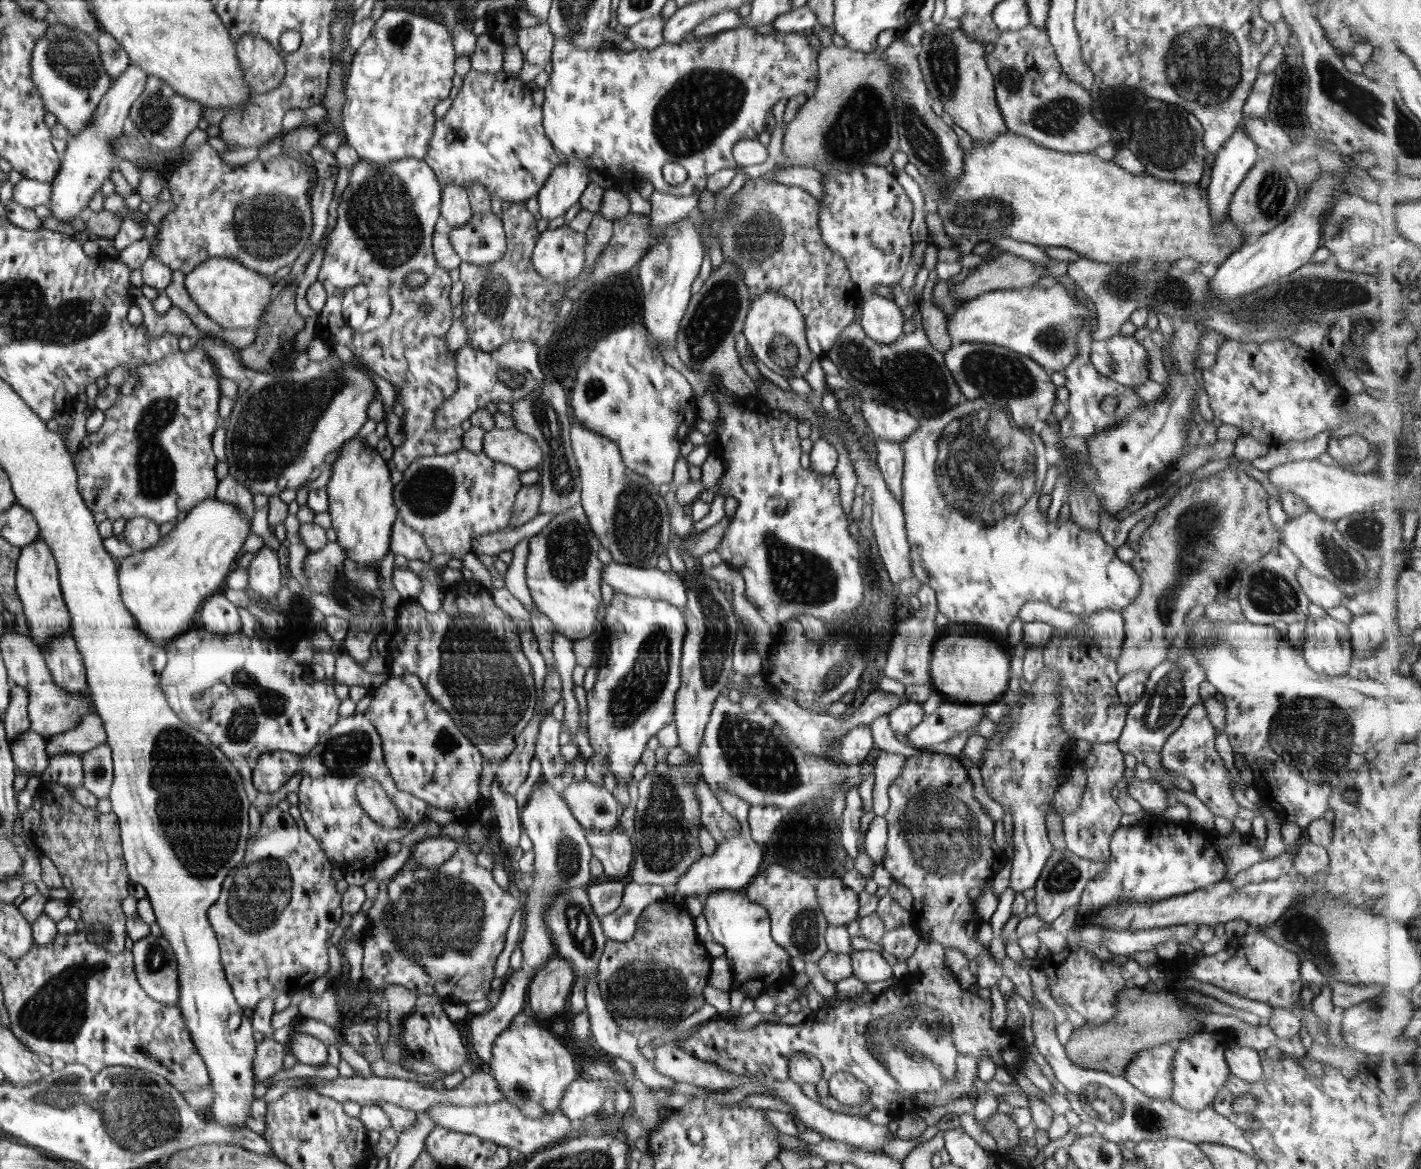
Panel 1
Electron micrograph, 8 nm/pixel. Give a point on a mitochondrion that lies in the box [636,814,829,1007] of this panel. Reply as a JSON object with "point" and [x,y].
{"point":[805,926]}

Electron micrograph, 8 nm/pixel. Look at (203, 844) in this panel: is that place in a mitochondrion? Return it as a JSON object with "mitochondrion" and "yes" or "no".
{"mitochondrion":"yes"}

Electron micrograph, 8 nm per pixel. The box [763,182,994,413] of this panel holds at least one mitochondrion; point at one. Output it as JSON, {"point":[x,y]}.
{"point":[783,352]}

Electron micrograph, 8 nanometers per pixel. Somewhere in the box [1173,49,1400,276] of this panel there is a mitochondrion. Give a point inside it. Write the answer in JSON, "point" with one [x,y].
{"point":[1271,192]}

